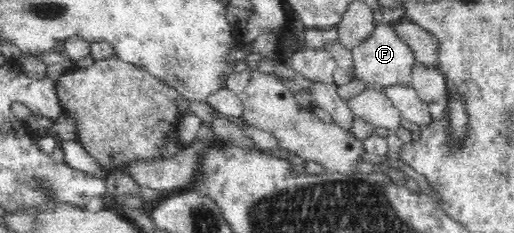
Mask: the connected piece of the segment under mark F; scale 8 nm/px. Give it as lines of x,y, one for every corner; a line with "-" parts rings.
382,22
376,24
374,32
365,41
362,41
362,44
355,47
351,52
354,56
355,76
358,80
364,81
370,87
411,86
411,70
415,62
412,48
409,48
408,44
400,39
390,24

